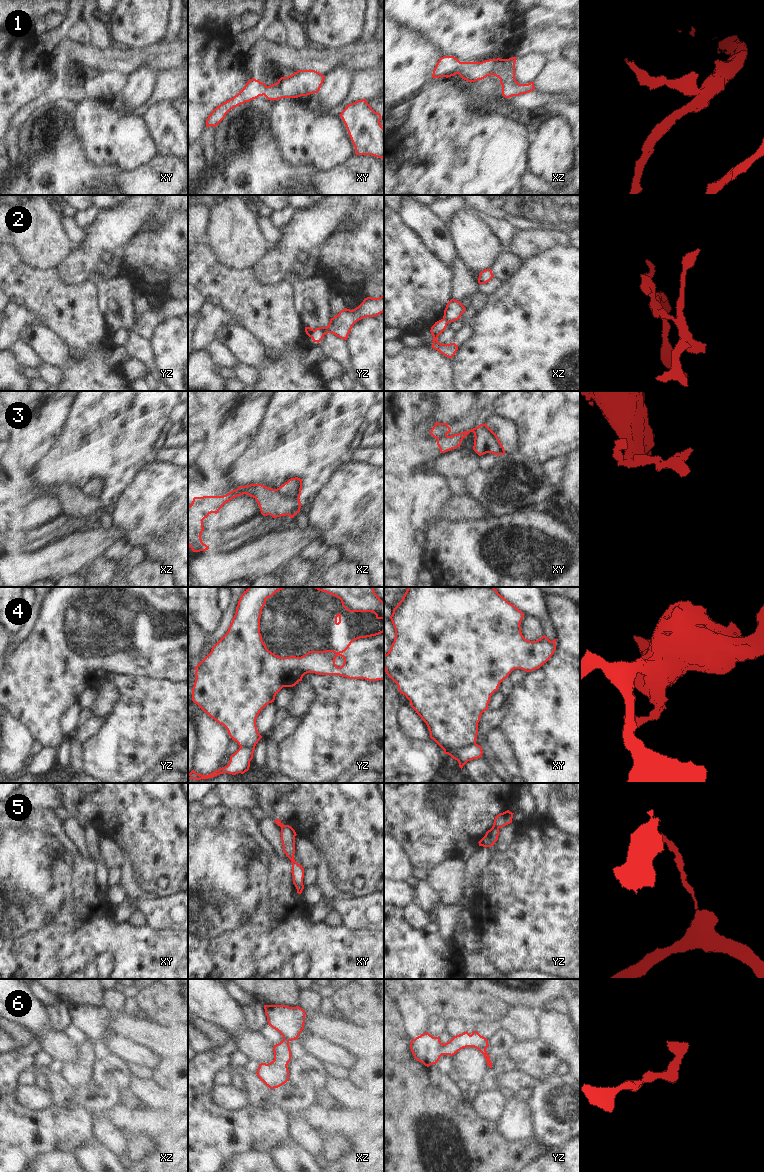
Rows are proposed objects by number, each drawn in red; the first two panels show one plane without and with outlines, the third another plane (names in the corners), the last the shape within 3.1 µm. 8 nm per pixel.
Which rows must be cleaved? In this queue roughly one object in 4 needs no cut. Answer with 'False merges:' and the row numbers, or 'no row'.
False merges: 2, 3, 4, 5

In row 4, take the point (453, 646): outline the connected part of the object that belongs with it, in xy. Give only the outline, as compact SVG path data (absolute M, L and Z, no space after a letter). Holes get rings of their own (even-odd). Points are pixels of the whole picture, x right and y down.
M408 587L402 600L393 609L390 619L395 629L395 638L390 650L384 655L385 672L397 684L399 692L406 696L411 707L426 723L430 738L444 751L476 743L478 723L482 713L488 710L492 694L498 690L500 683L508 678L514 669L522 669L526 672L539 669L554 654L557 639L550 641L545 635L536 641L524 638L520 627L524 615L522 611L501 596L494 587Z

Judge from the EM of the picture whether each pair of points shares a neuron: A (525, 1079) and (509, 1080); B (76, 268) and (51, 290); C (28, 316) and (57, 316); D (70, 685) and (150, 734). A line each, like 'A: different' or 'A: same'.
A: same
B: different
C: different
D: different

